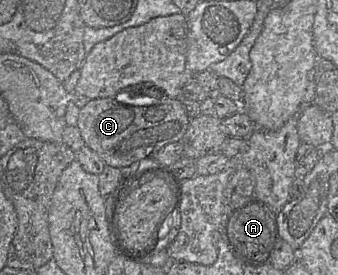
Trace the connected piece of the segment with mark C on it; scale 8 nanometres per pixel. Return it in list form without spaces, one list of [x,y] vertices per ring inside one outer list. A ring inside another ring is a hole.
[[[139,83],[121,89],[113,97],[90,100],[79,111],[77,127],[85,145],[96,152],[107,166],[122,169],[142,159],[153,157],[170,143],[181,141],[189,122],[180,98],[168,97],[152,83]]]

